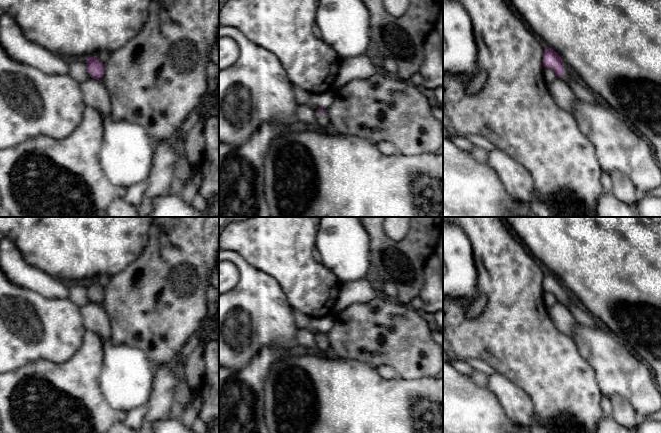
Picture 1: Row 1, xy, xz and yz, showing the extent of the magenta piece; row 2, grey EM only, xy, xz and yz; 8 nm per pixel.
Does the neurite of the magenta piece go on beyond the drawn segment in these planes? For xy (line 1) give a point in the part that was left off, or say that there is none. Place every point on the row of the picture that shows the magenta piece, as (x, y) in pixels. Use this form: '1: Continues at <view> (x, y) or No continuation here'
1: No continuation here

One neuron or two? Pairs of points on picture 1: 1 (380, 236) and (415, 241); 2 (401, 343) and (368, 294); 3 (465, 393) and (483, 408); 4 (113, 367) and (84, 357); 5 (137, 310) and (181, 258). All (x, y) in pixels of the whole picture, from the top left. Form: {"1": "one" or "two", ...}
{"1": "one", "2": "two", "3": "one", "4": "two", "5": "one"}

